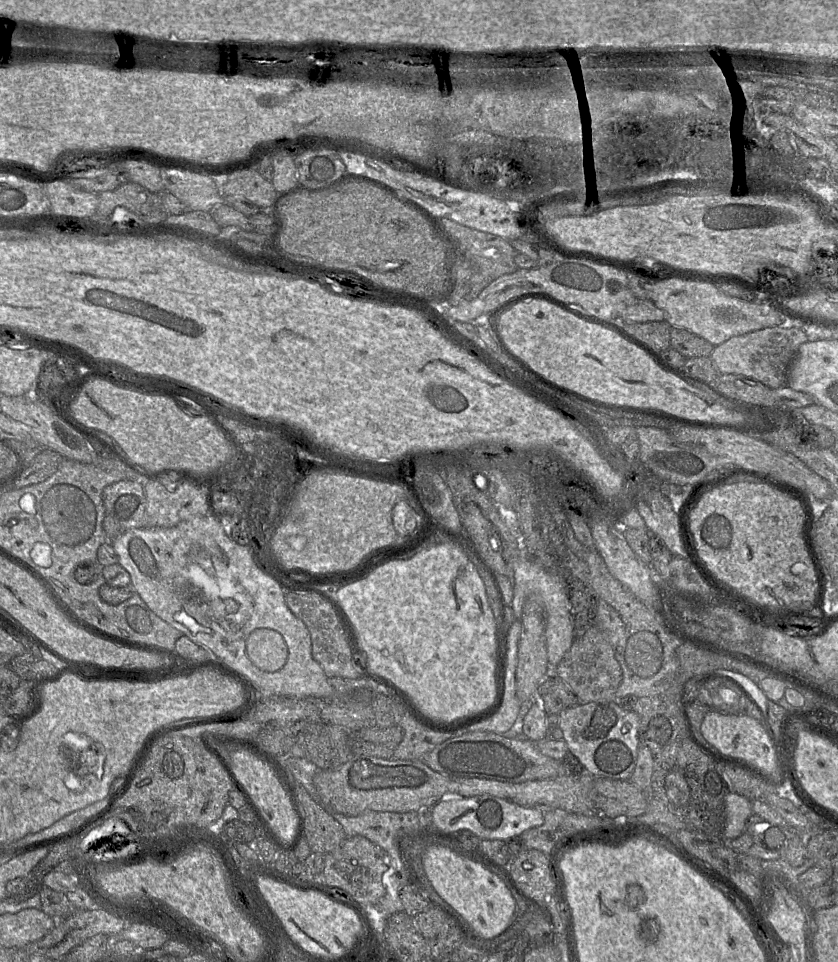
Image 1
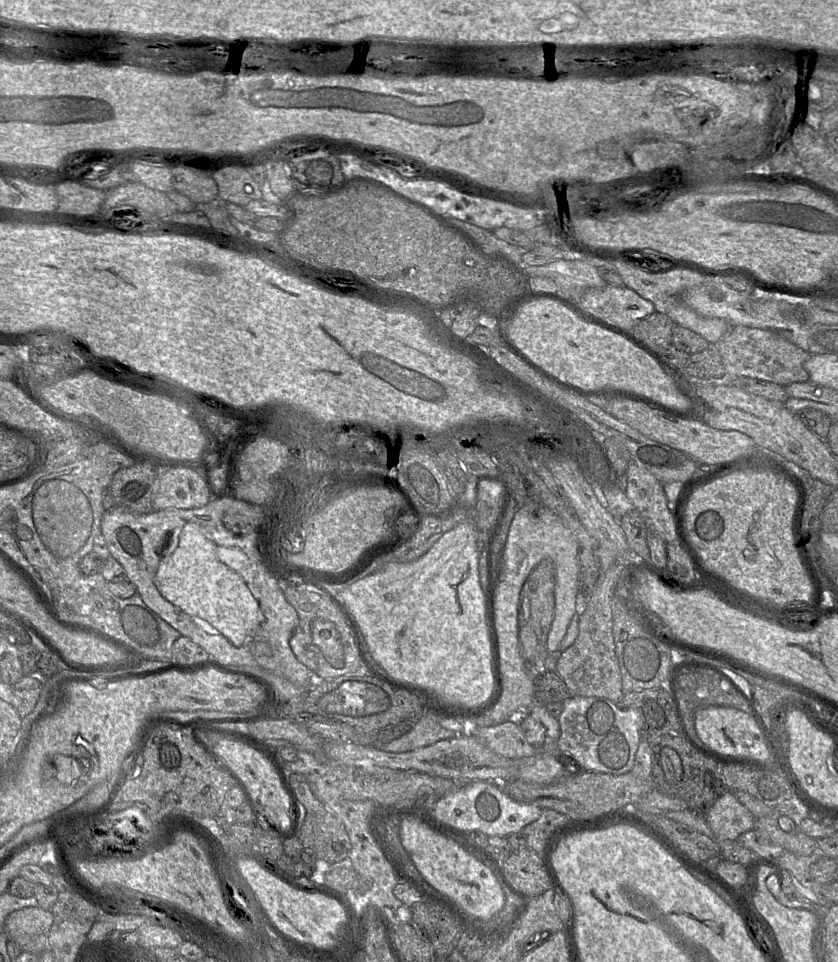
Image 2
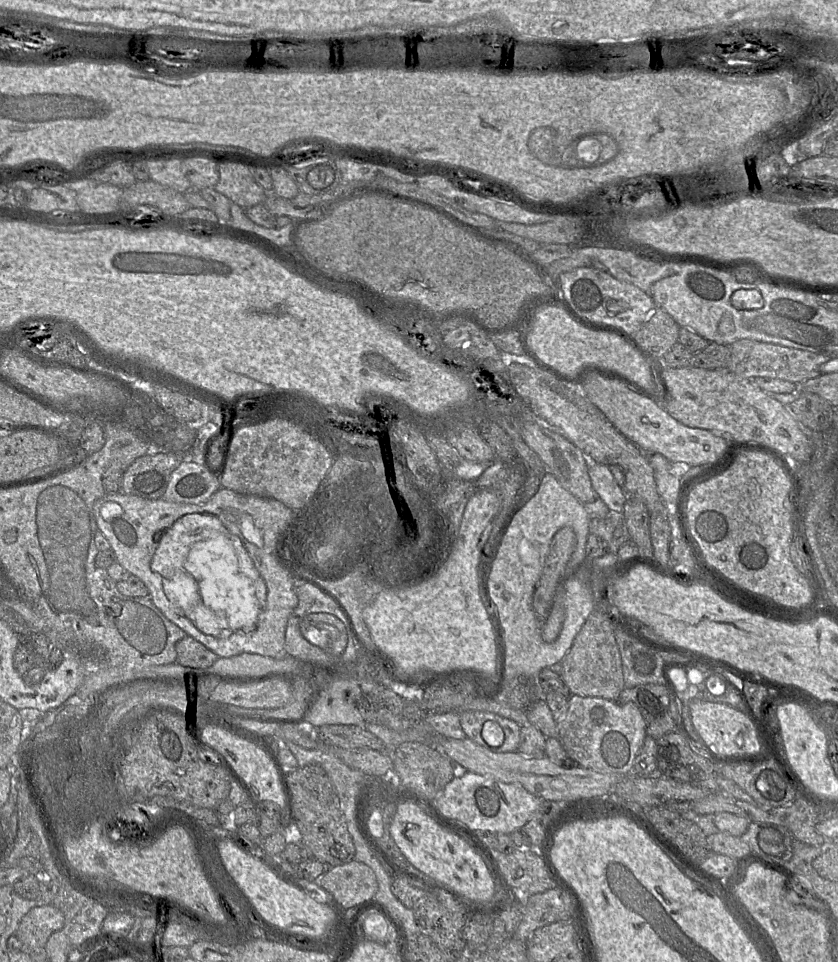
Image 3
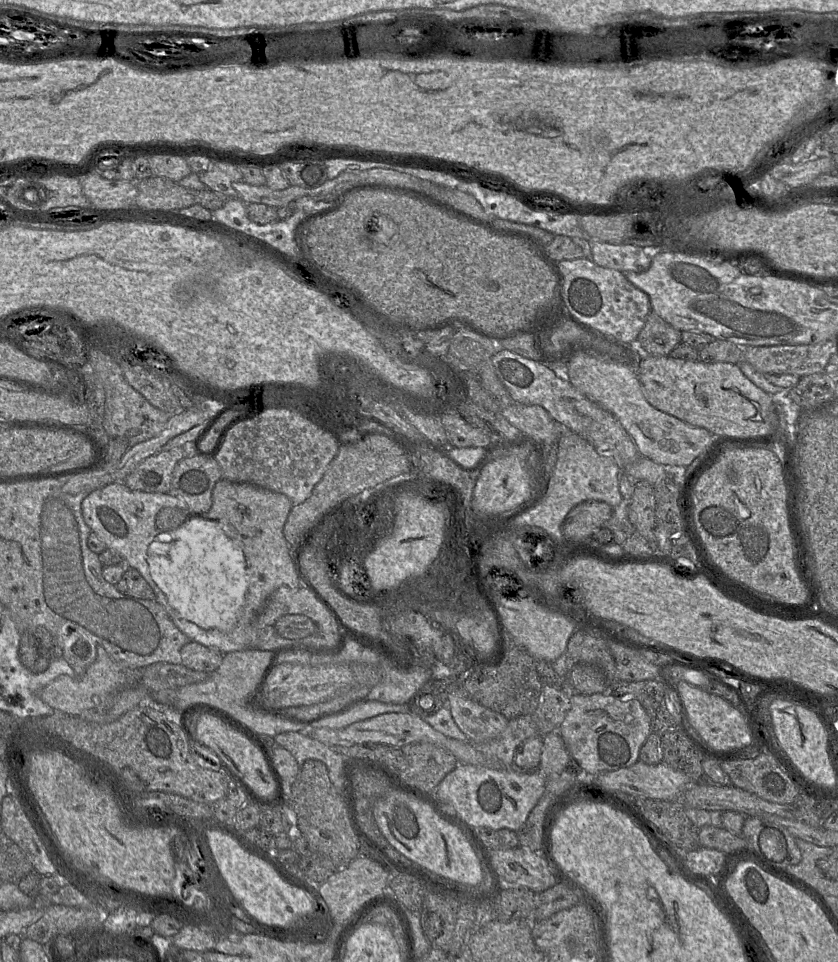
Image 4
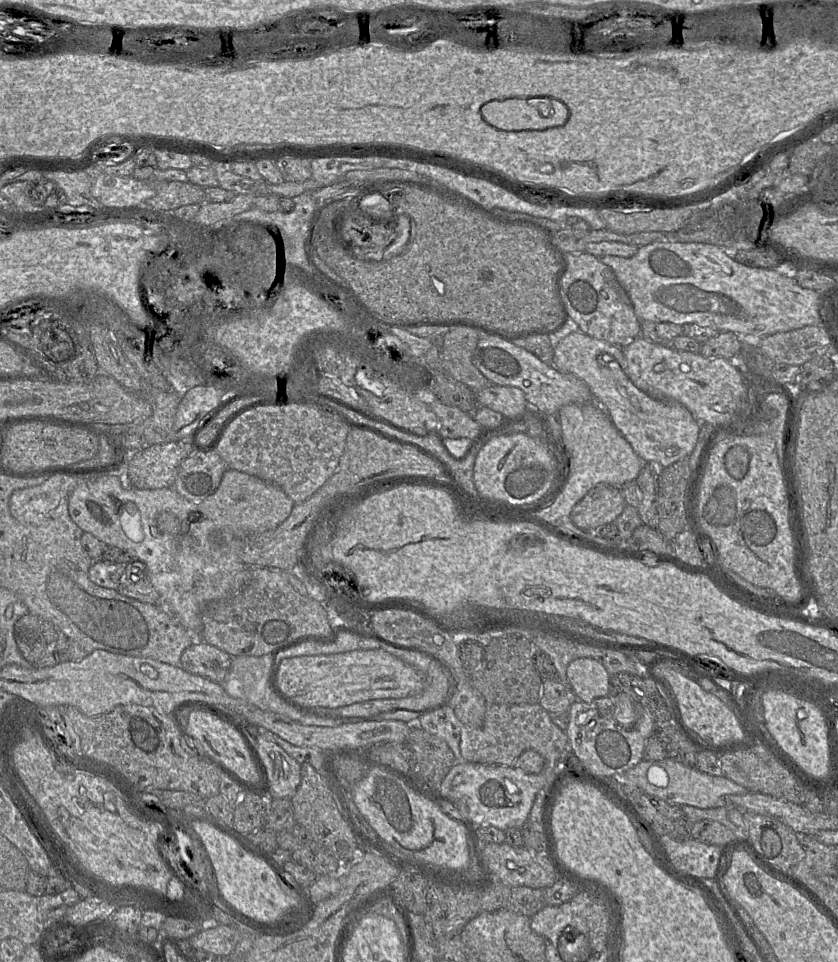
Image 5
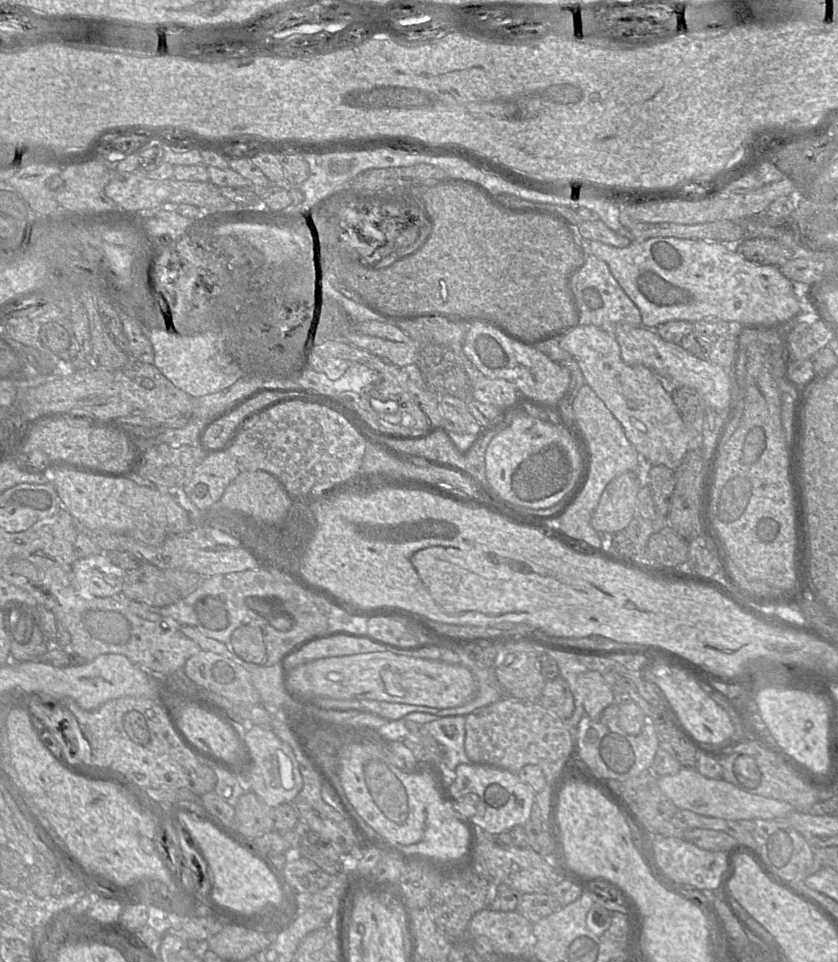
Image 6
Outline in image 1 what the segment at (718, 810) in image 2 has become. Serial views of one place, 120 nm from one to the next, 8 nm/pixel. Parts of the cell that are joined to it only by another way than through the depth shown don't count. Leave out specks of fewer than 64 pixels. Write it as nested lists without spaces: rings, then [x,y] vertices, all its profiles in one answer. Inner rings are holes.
[[[735,792],[727,794],[723,841],[730,842],[744,833],[746,823],[752,814],[751,800]]]

